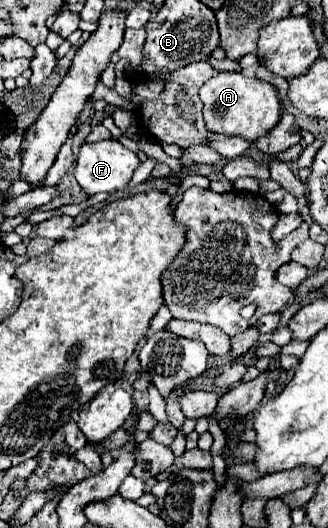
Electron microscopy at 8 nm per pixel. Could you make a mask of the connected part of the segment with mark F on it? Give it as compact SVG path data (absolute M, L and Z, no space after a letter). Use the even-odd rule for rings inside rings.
M108 139L108 141L98 141L98 143L84 143L80 147L74 175L82 191L90 197L96 193L110 193L110 191L124 189L128 181L132 179L132 173L138 165L140 165L140 159L136 157L134 151L126 149L122 143L114 139Z

